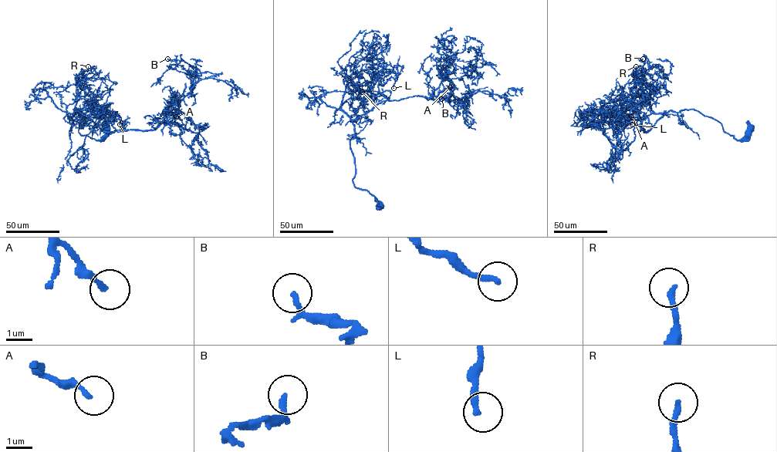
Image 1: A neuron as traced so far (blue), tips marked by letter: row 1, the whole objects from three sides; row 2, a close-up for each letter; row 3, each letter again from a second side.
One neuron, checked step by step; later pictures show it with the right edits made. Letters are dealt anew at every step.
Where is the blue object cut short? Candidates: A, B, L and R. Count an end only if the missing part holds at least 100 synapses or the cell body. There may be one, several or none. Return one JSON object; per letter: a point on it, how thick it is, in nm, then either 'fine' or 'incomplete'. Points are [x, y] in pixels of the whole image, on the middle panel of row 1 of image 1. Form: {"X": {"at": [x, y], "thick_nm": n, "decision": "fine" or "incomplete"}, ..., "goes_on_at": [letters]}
{"A": {"at": [450, 87], "thick_nm": 180, "decision": "fine"}, "B": {"at": [441, 99], "thick_nm": 200, "decision": "fine"}, "L": {"at": [393, 88], "thick_nm": 240, "decision": "fine"}, "R": {"at": [362, 92], "thick_nm": 220, "decision": "fine"}, "goes_on_at": []}

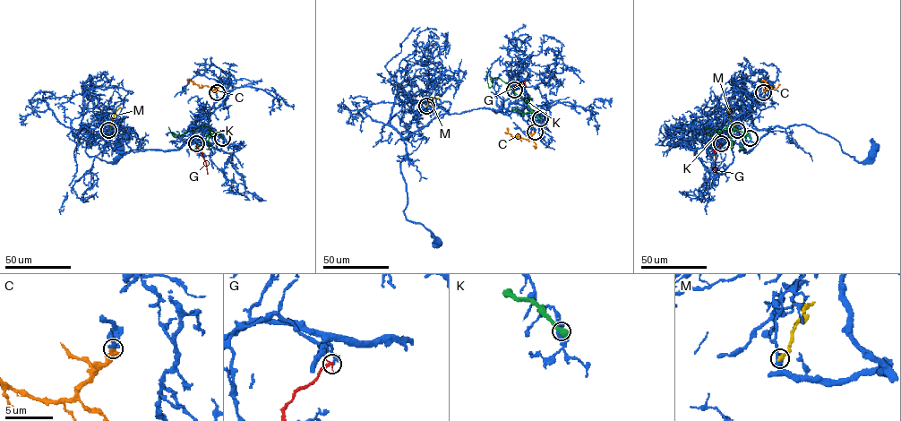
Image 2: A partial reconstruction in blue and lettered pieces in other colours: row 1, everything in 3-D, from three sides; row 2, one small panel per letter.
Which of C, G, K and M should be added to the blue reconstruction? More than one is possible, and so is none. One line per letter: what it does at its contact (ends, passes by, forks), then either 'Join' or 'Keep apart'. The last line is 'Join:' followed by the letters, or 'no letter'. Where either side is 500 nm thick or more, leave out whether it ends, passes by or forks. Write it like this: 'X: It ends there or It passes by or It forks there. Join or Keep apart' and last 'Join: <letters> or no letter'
C: It passes by. Join
G: It ends there. Keep apart
K: It passes by. Keep apart
M: It ends there. Keep apart
Join: C

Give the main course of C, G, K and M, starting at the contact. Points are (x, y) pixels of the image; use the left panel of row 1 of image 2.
C: (217, 92), (209, 87), (193, 84), (189, 79)
G: (196, 143), (207, 174)
K: (222, 138), (204, 126), (174, 136), (168, 127)
M: (108, 130), (114, 115), (121, 107)

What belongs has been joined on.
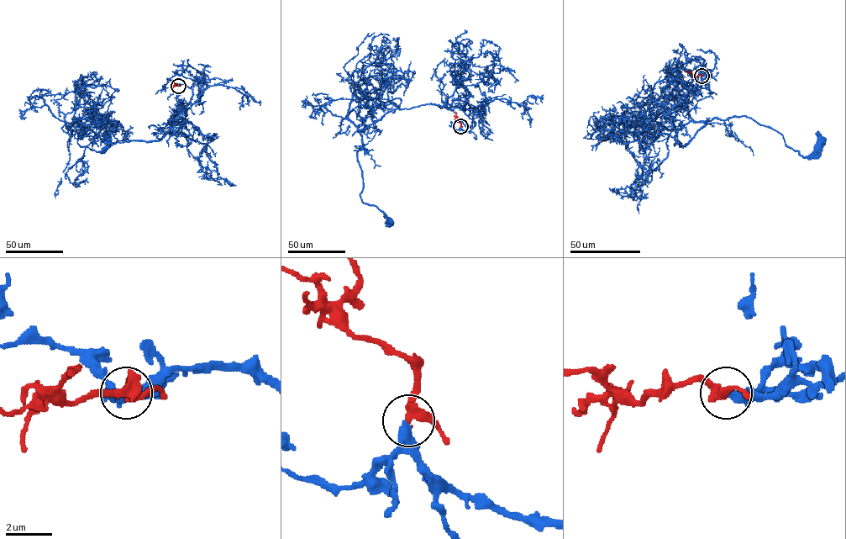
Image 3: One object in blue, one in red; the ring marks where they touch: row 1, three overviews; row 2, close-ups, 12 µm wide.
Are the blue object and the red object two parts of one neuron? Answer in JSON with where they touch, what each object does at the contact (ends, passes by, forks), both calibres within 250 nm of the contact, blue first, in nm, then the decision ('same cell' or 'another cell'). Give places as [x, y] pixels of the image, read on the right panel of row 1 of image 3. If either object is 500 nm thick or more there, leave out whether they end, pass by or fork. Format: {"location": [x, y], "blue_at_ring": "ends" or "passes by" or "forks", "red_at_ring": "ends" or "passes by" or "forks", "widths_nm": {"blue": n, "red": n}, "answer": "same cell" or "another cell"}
{"location": [701, 76], "blue_at_ring": "ends", "red_at_ring": "passes by", "widths_nm": {"blue": 400, "red": 300}, "answer": "same cell"}

